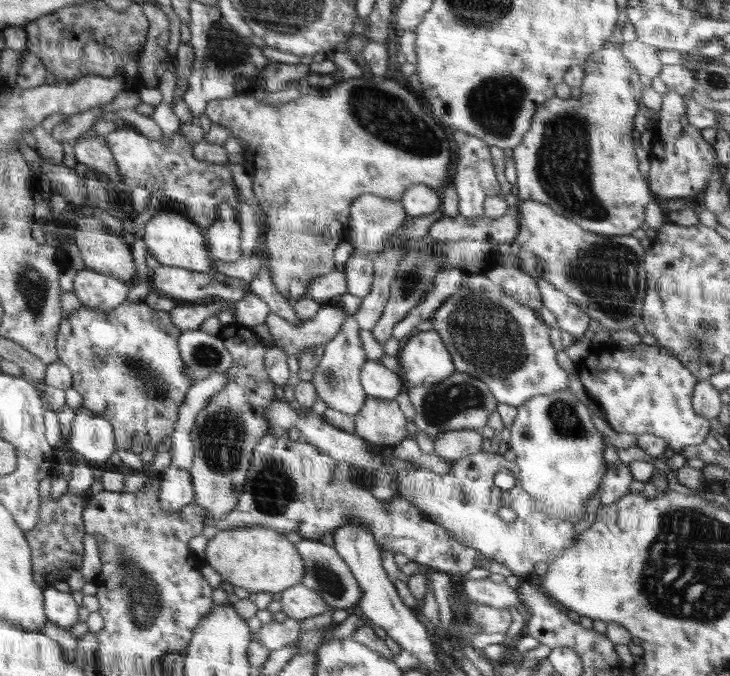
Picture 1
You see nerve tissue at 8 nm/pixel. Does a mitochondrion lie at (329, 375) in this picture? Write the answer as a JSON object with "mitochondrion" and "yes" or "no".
{"mitochondrion":"yes"}

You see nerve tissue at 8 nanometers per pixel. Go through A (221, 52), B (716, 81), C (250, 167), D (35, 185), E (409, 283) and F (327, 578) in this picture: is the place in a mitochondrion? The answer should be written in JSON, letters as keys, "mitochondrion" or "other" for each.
{"A":"mitochondrion","B":"mitochondrion","C":"other","D":"other","E":"mitochondrion","F":"mitochondrion"}

